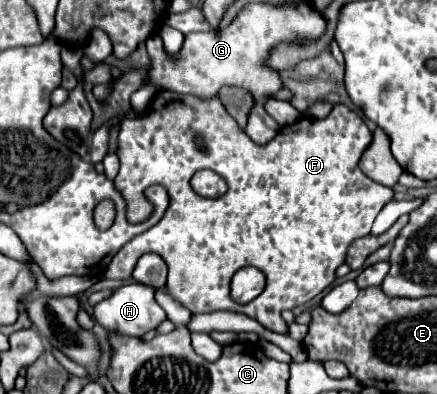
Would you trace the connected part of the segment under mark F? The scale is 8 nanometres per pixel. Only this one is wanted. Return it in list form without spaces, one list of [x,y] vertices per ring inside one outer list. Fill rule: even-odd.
[[[160,90],[146,114],[120,122],[120,172],[114,184],[120,188],[122,196],[128,202],[128,220],[132,222],[148,218],[150,210],[148,200],[144,198],[144,190],[152,184],[160,184],[168,190],[170,206],[164,218],[154,228],[140,236],[134,236],[124,248],[120,248],[120,252],[116,252],[104,272],[104,278],[130,280],[138,258],[142,254],[154,252],[160,254],[168,264],[166,292],[182,302],[192,314],[216,310],[238,312],[258,320],[262,326],[274,332],[286,334],[286,324],[280,312],[306,304],[322,290],[326,290],[334,282],[334,272],[344,262],[350,242],[370,234],[376,214],[386,202],[392,200],[392,188],[372,182],[358,168],[358,160],[370,140],[372,132],[362,122],[362,118],[350,108],[338,104],[324,120],[314,118],[312,122],[304,116],[292,126],[280,128],[276,138],[272,138],[266,146],[256,146],[228,114],[218,94],[212,98],[200,98],[178,94],[172,90]],[[198,138],[202,138],[204,146],[198,146]],[[206,168],[214,170],[226,180],[228,192],[224,196],[210,200],[198,196],[192,190],[192,174]],[[188,244],[212,244],[212,248],[188,248]],[[244,266],[262,270],[266,276],[266,288],[258,298],[254,298],[254,302],[238,304],[230,298],[230,280]]]

